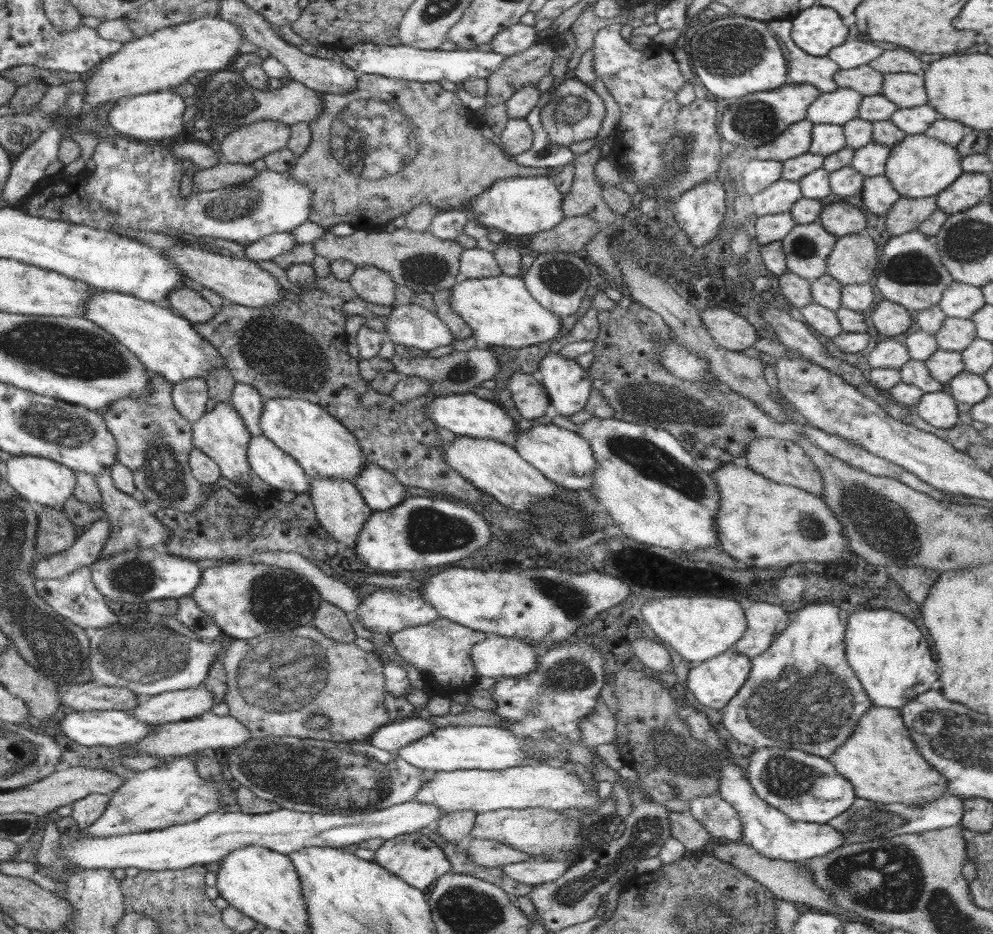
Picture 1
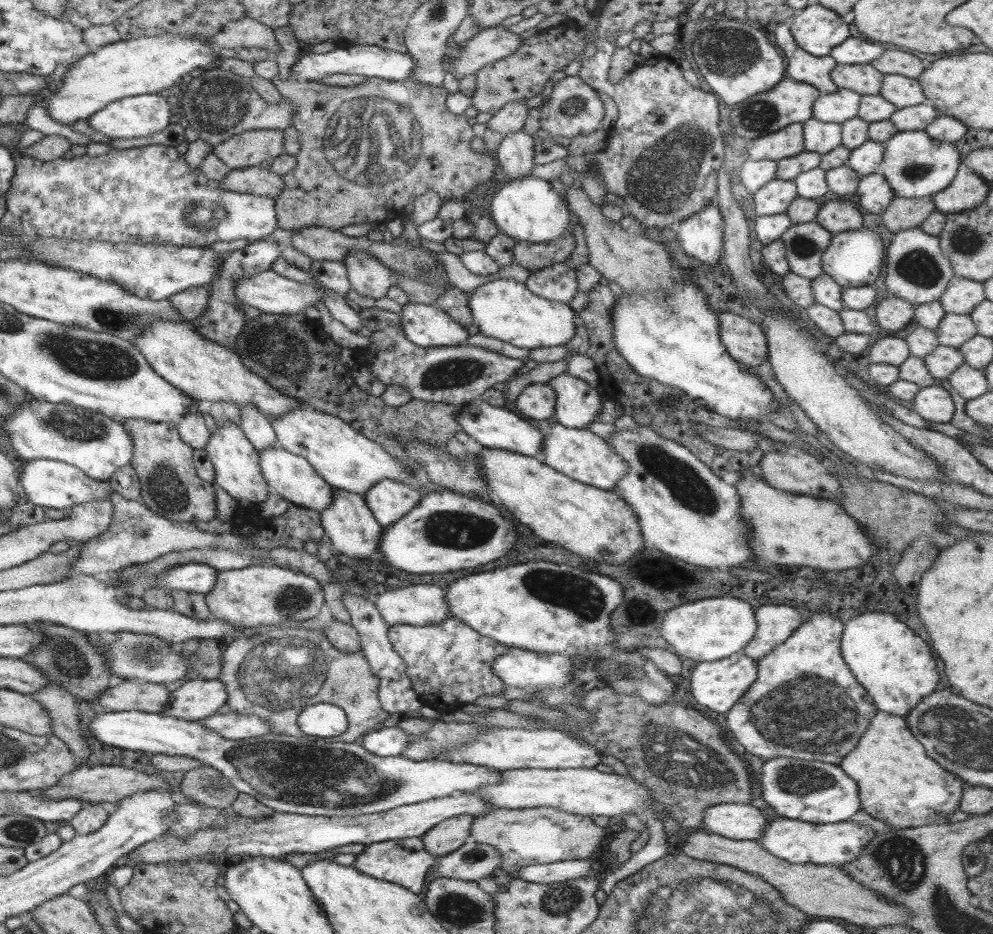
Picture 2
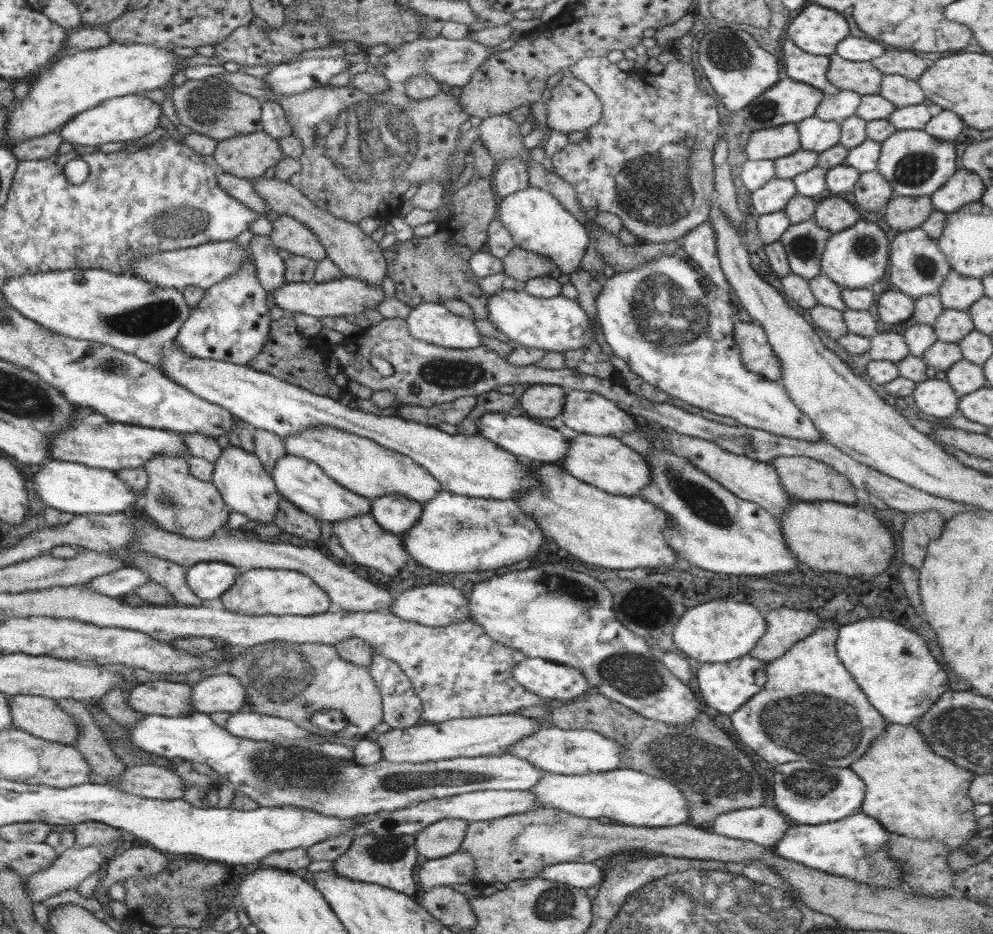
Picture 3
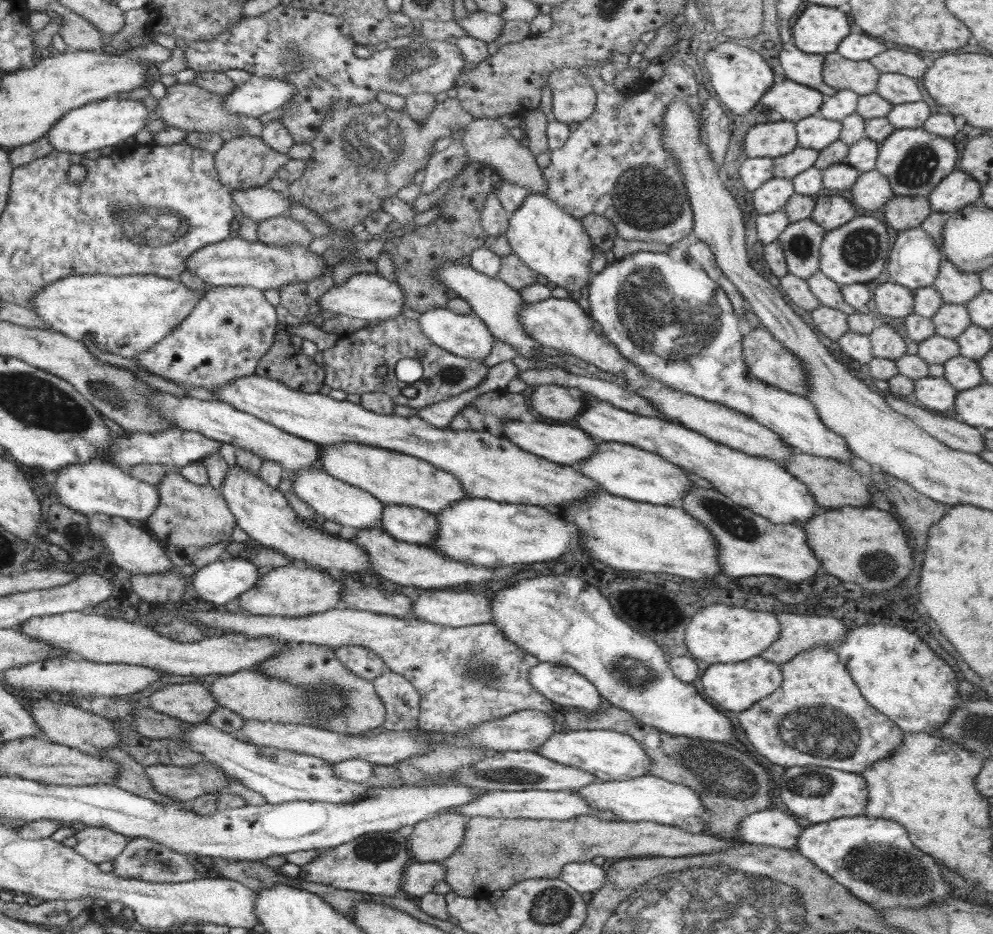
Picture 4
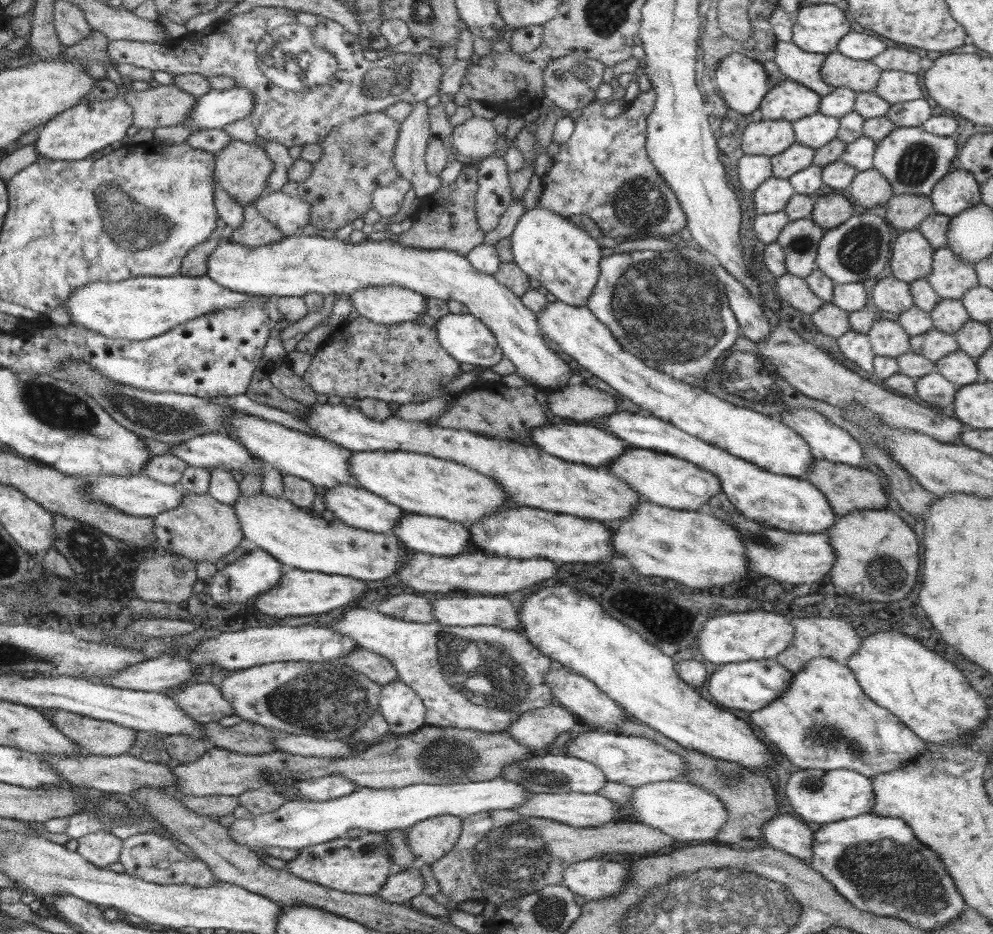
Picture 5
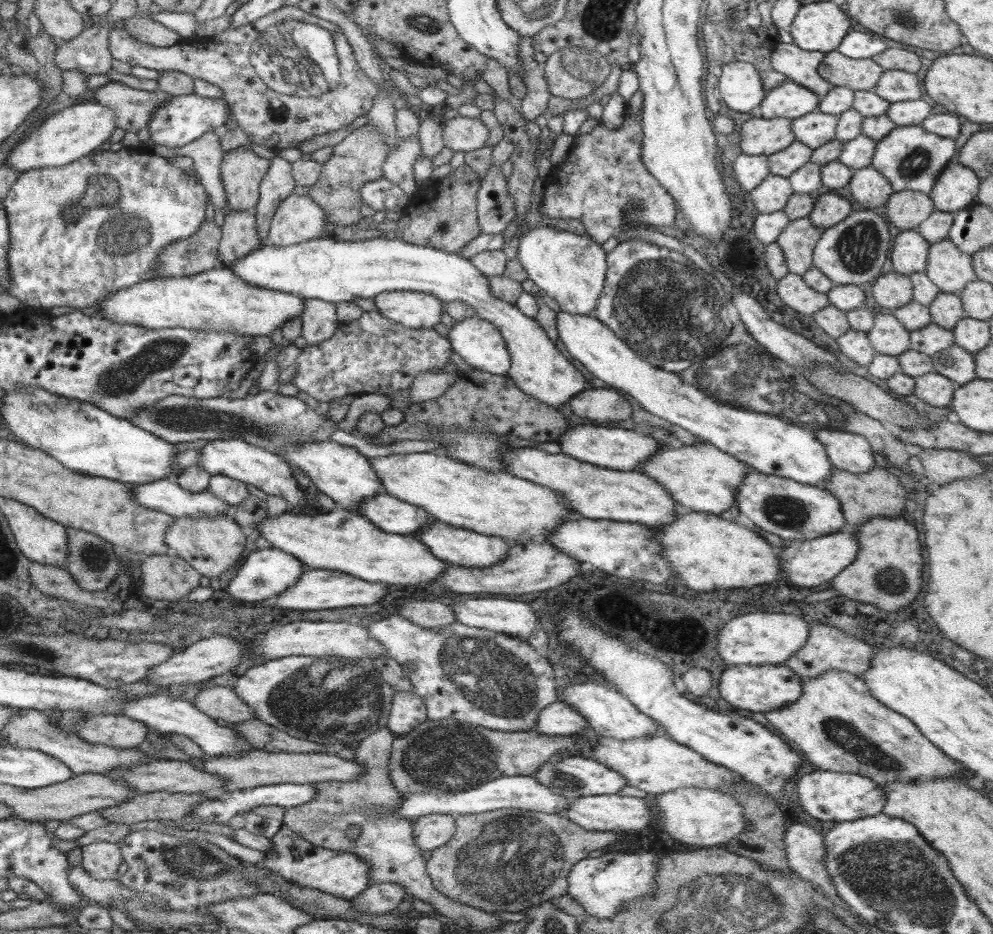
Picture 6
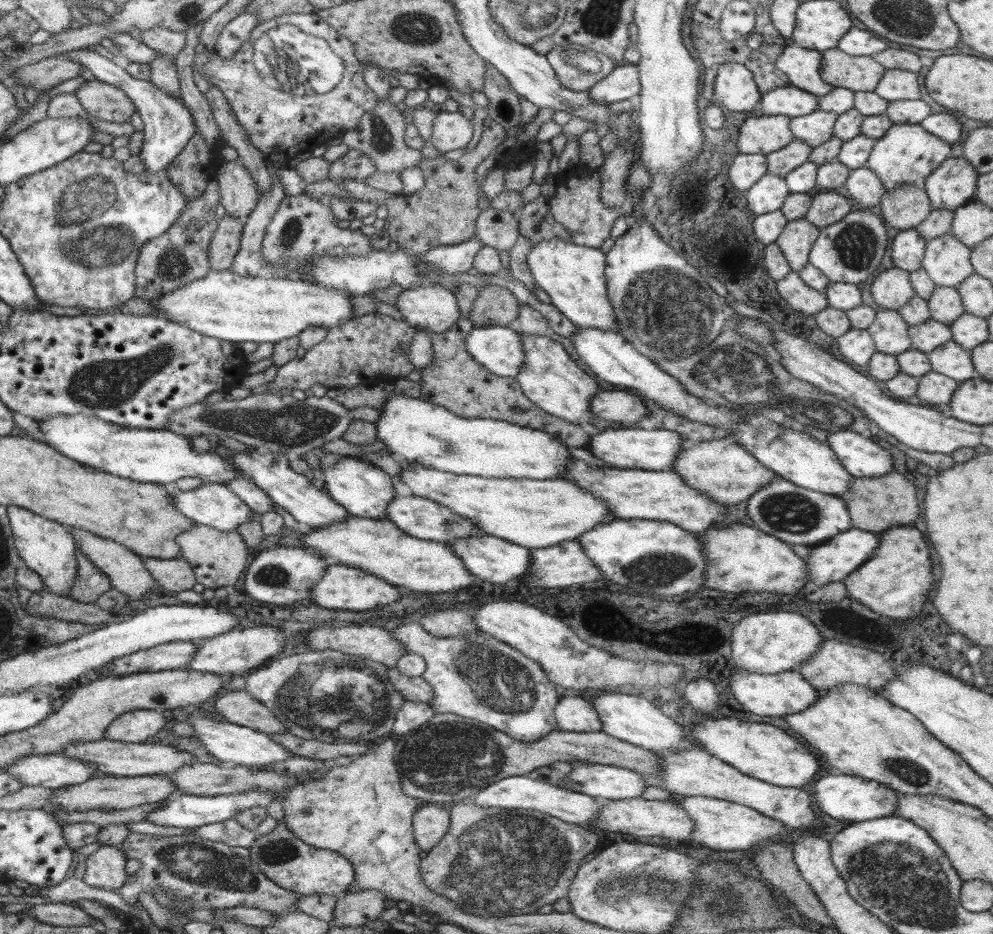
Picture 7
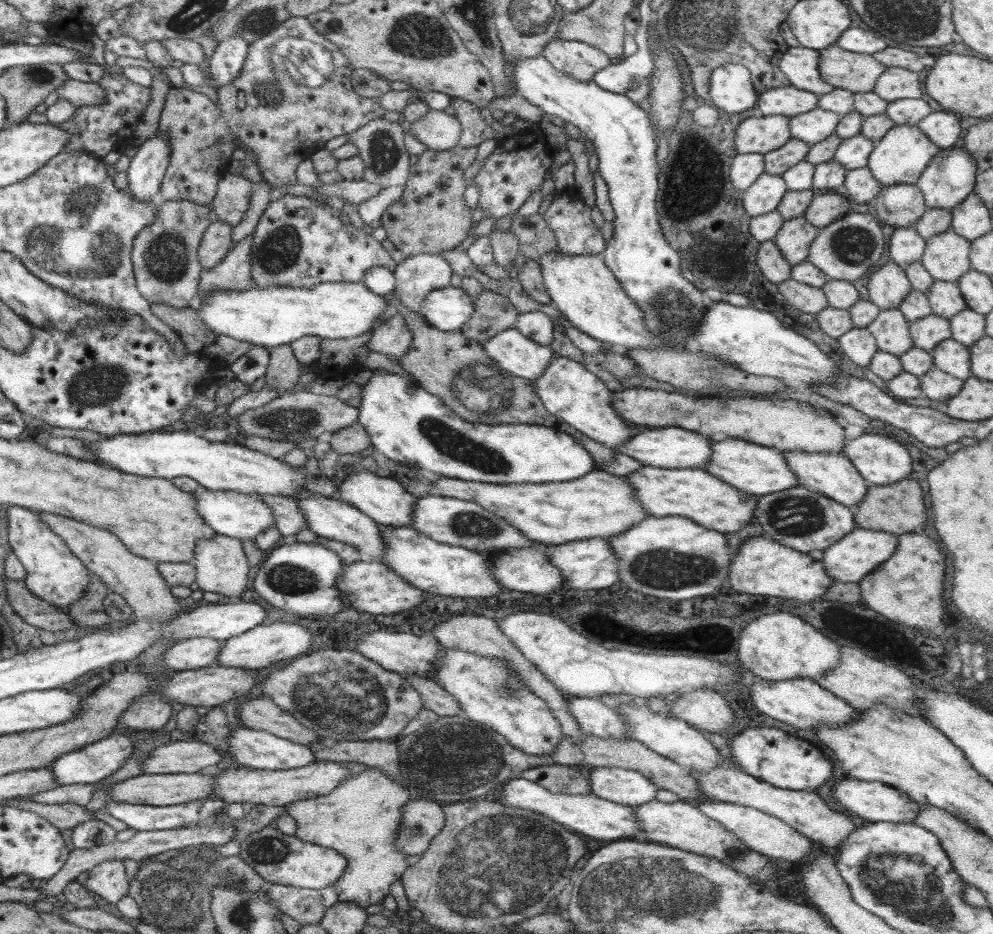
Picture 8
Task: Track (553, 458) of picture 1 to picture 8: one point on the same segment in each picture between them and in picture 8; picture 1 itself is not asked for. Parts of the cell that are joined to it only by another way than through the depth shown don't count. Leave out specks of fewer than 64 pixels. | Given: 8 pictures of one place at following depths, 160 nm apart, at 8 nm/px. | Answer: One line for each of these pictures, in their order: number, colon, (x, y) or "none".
2: (584, 456)
3: (605, 462)
4: (622, 470)
5: (665, 480)
6: (701, 478)
7: (721, 469)
8: (758, 470)

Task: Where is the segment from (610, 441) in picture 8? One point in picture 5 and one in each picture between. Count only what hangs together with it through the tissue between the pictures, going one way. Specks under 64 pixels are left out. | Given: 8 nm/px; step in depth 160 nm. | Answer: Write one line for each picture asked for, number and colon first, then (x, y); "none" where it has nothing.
5: (297, 265)
6: (324, 268)
7: (549, 378)

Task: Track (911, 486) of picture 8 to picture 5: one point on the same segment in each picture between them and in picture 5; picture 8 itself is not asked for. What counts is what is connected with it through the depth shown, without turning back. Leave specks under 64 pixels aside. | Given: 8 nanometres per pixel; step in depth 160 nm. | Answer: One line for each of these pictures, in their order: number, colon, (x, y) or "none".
5: (847, 488)
6: (862, 495)
7: (874, 504)

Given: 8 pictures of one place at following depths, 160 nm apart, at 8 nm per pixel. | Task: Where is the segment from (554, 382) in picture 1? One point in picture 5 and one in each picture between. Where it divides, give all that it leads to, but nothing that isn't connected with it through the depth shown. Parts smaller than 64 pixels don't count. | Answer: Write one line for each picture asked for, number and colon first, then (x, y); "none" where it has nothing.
2: (577, 403)
3: (587, 412)
4: (765, 487)
5: (795, 505)

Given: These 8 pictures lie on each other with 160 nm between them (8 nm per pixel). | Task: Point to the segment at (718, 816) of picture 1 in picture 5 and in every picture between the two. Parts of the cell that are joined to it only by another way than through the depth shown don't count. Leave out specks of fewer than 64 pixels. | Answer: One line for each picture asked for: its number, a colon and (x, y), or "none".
2: (744, 822)
3: (763, 825)
4: (771, 827)
5: (790, 834)

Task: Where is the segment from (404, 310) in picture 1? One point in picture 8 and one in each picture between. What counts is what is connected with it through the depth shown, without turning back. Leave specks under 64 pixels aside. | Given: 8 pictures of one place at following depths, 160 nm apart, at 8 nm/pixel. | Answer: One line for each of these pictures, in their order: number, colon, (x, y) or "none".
2: (425, 325)
3: (430, 322)
4: (464, 335)
5: (466, 338)
6: (477, 342)
7: (499, 349)
8: (514, 354)

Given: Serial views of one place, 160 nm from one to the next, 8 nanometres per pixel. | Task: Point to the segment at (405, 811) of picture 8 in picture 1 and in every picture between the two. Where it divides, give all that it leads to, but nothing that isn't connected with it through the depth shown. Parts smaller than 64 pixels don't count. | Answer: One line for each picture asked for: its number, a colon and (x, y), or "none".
1: (455, 827)
2: (450, 834)
3: (441, 838)
4: (436, 838)
5: (430, 839)
6: (433, 830)
7: (430, 823)

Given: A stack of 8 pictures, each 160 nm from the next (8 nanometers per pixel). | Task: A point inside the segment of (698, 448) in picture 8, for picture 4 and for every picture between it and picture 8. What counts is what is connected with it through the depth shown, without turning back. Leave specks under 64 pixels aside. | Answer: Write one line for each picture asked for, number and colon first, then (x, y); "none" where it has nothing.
4: (562, 444)
5: (585, 444)
6: (620, 449)
7: (632, 447)

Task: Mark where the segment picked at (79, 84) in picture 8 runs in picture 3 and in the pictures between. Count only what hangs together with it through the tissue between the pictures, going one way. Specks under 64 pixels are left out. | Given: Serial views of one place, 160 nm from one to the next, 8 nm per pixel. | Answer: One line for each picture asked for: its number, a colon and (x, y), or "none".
3: (221, 113)
4: (187, 106)
5: (166, 105)
6: (133, 108)
7: (103, 101)

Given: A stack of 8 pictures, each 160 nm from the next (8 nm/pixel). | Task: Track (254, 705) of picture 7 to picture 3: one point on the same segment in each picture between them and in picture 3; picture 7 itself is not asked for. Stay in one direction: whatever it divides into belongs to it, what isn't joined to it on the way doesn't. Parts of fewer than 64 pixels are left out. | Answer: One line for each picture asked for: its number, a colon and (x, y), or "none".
3: (170, 699)
4: (191, 703)
5: (204, 702)
6: (220, 703)

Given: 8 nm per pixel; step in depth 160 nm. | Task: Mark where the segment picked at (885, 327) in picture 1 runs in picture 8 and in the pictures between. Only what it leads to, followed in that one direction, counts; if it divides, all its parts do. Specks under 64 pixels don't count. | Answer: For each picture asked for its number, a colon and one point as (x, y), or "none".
2: (892, 314)
3: (894, 306)
4: (892, 300)
5: (890, 294)
6: (892, 290)
7: (891, 289)
8: (887, 287)

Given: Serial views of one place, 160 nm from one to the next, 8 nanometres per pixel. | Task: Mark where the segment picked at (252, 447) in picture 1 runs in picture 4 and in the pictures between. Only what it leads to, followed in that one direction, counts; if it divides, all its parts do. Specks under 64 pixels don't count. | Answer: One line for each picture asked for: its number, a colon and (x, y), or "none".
2: (291, 477)
3: (304, 483)
4: (336, 501)

